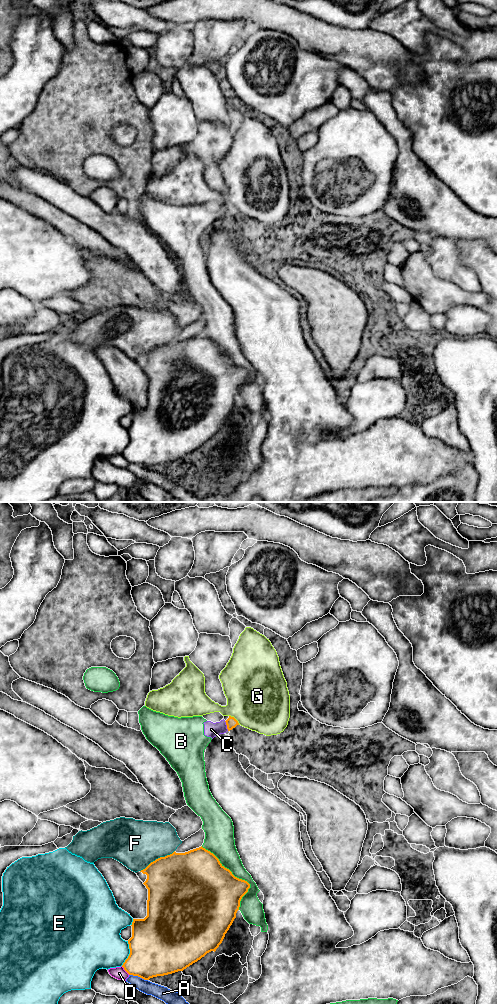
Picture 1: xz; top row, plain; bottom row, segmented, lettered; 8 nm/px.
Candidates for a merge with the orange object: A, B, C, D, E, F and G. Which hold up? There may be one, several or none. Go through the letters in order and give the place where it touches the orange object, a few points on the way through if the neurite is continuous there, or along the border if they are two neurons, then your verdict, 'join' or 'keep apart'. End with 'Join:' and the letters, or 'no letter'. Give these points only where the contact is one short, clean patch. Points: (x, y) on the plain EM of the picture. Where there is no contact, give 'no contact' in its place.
A: contact xz (138, 464); keep apart
B: contact xz (236, 365); keep apart
C: contact xz (227, 214); border xz (224, 209), (228, 218); keep apart
D: contact xz (125, 458); keep apart
E: contact xz (130, 441); keep apart
F: contact xz (158, 346); keep apart
G: contact xz (235, 207); keep apart
Join: no letter

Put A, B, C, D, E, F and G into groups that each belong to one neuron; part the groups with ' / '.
A / B C / D / E / F / G

